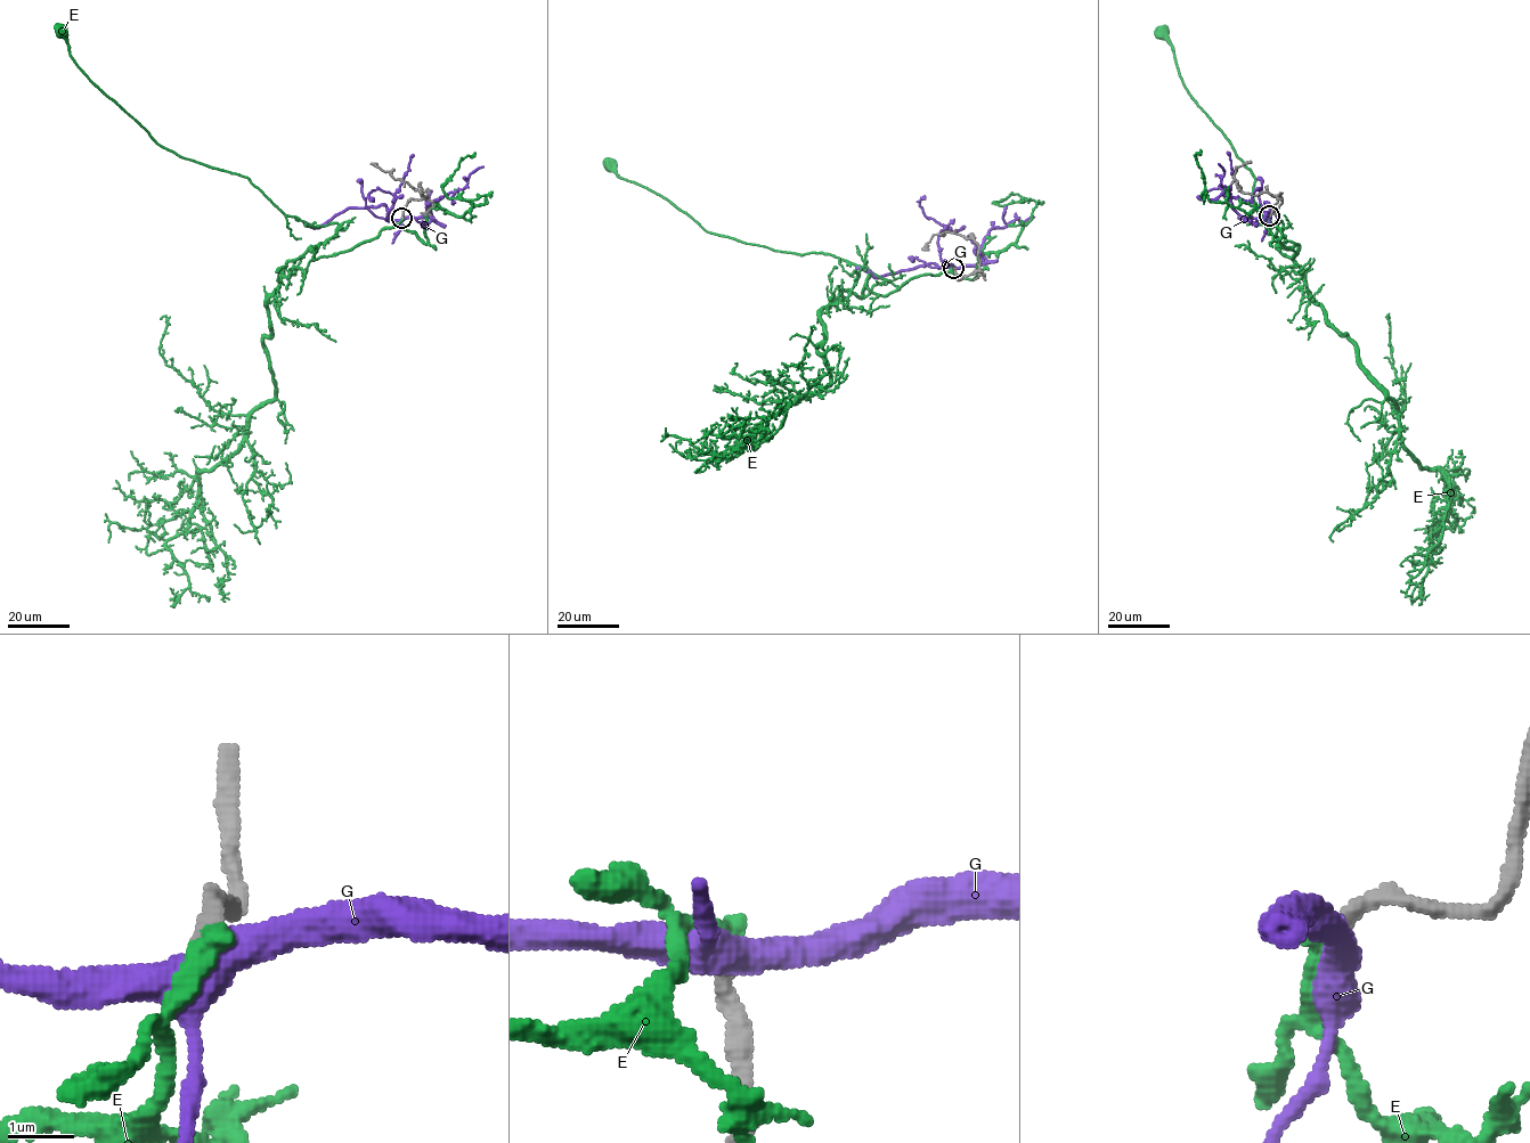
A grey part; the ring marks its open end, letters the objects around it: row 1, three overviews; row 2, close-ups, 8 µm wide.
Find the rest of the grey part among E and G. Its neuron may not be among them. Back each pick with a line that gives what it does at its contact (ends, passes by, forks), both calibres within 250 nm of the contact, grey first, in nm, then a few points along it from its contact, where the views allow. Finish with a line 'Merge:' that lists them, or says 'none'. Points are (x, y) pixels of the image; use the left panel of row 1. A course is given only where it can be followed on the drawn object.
E: It ends there. Thickness 280 nm (grey) against 320 nm. Its course: (401, 218), (351, 250), (314, 258), (336, 223), (284, 214), (247, 178), (161, 146), (78, 65), (60, 29)
Merge: E

